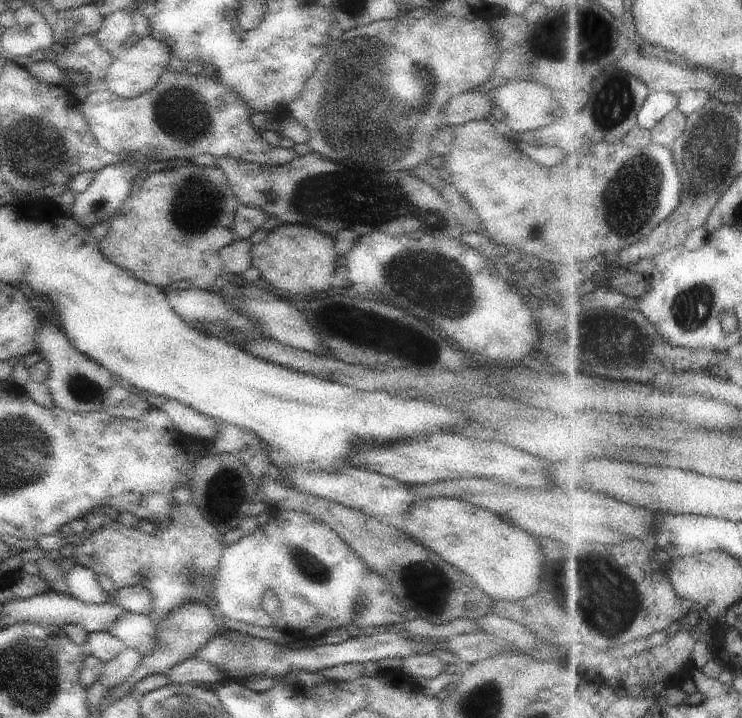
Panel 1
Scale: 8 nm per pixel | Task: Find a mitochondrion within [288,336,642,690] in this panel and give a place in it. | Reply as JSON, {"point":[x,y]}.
{"point":[590,576]}

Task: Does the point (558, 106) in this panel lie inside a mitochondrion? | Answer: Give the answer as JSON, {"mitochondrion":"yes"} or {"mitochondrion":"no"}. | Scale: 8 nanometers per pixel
{"mitochondrion":"no"}

